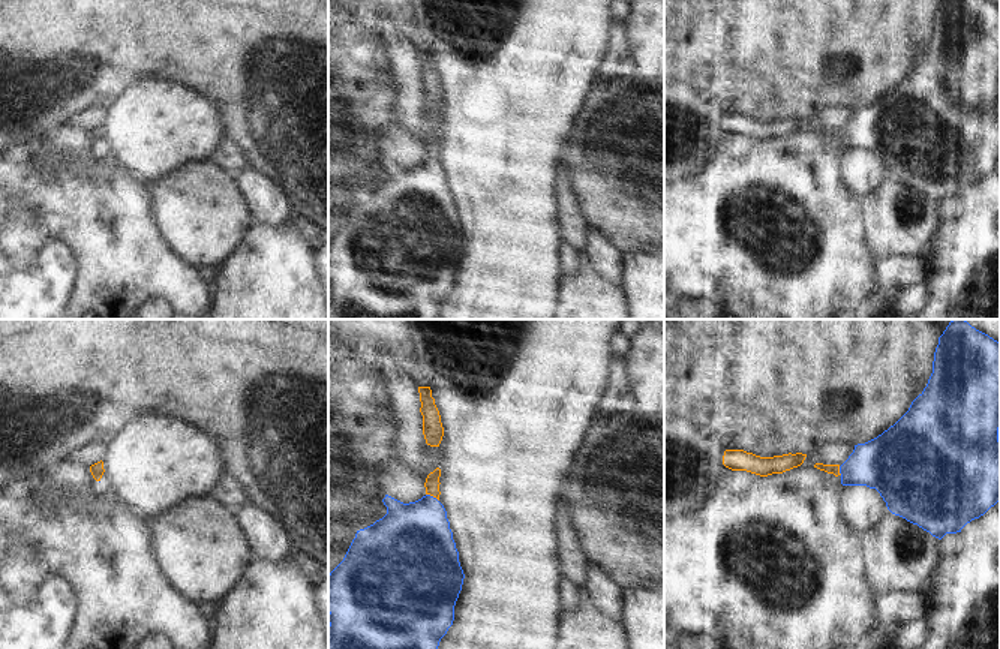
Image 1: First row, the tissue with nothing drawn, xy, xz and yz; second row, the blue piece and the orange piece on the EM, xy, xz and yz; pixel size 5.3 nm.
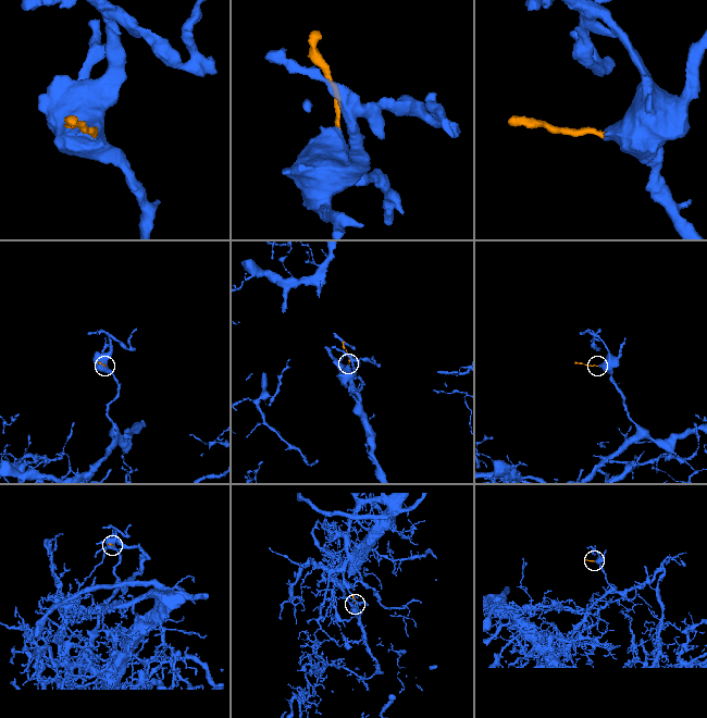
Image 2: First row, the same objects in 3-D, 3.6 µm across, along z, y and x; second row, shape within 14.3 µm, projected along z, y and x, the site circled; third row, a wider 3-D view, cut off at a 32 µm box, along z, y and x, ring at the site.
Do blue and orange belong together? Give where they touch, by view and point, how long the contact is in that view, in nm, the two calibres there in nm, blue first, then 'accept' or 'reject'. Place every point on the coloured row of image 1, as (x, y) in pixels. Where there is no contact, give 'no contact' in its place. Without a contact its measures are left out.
contact xz (432, 496); length 80 nm; calibres 380 and 80 nm; accept

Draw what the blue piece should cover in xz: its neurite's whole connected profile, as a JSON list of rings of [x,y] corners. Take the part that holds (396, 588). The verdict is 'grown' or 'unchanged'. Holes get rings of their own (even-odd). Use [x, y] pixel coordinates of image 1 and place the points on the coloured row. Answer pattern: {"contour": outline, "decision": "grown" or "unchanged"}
{"contour": [[[439,468],[427,475],[426,495],[415,502],[403,504],[385,495],[387,514],[357,531],[343,561],[328,574],[328,649],[438,649],[453,625],[465,579],[447,511],[439,502],[439,477]]], "decision": "grown"}

